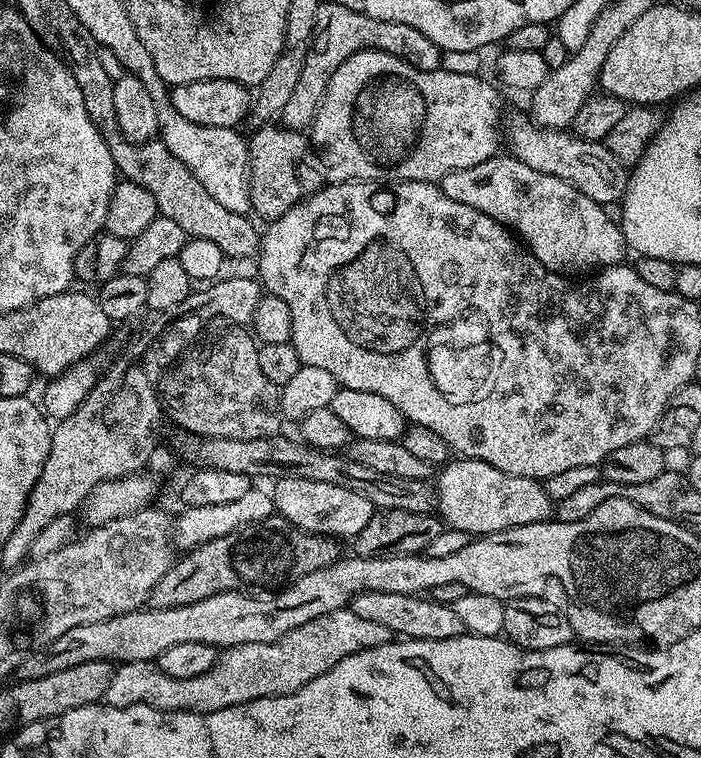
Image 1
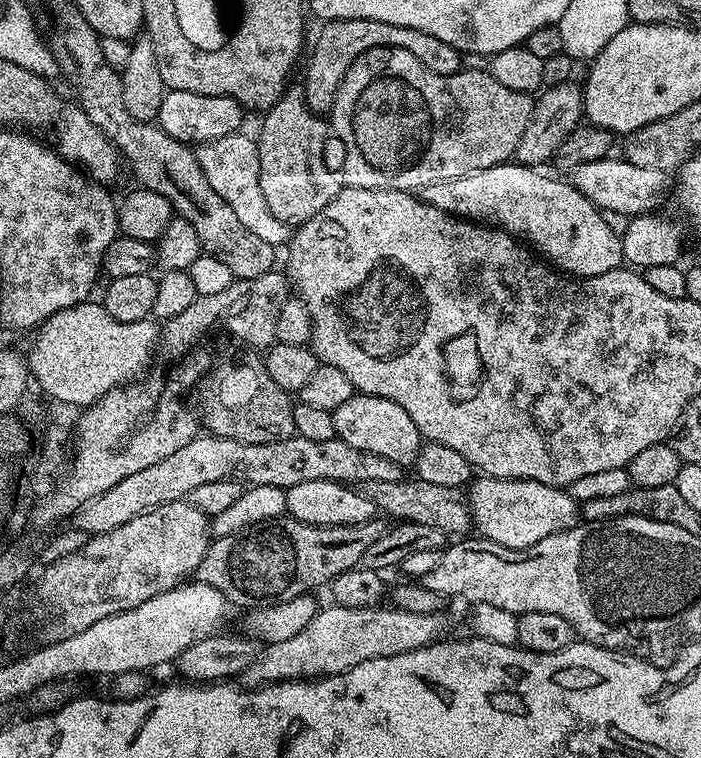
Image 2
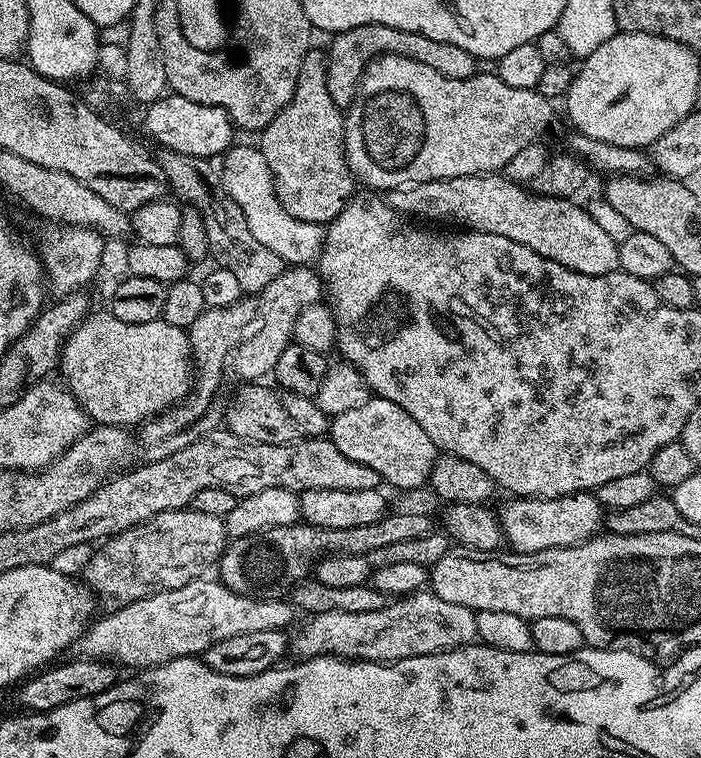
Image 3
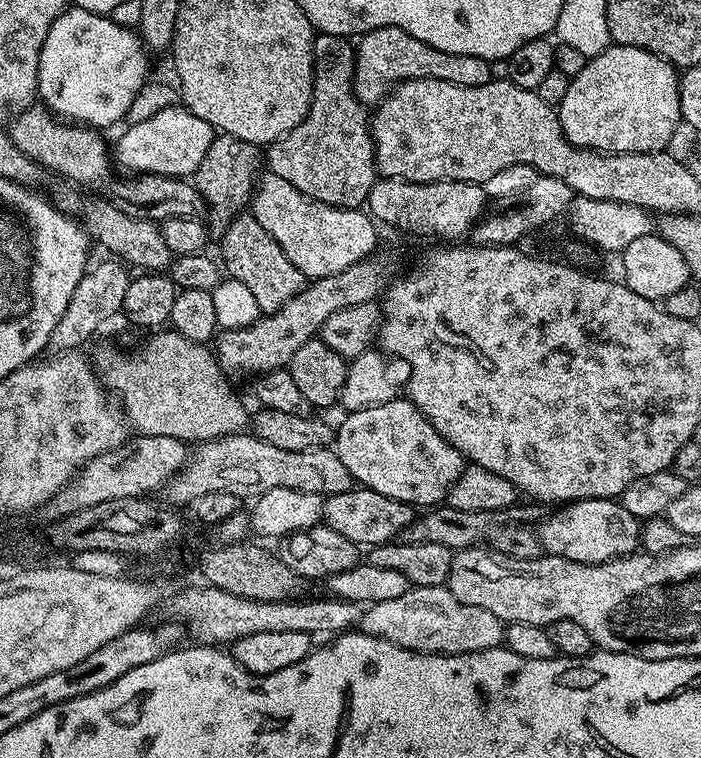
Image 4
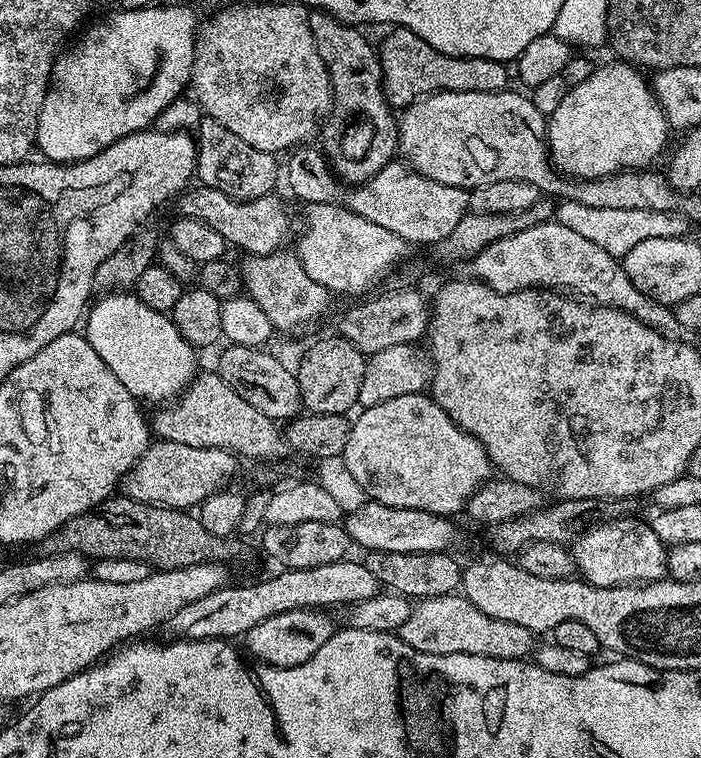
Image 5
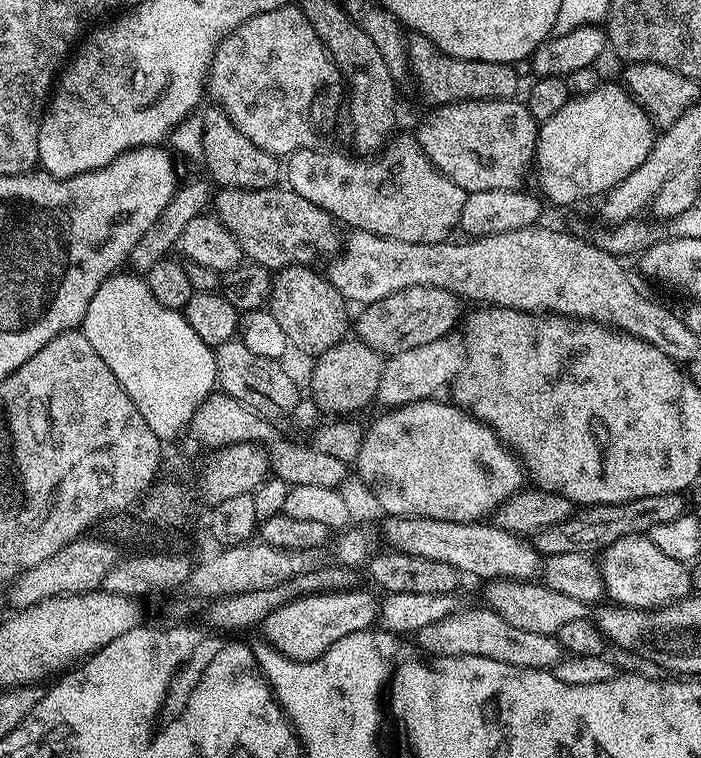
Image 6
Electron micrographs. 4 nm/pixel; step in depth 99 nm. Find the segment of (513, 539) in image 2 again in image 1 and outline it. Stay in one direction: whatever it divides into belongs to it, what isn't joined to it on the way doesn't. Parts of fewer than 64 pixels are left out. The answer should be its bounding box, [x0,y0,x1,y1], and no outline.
[438,458,554,537]

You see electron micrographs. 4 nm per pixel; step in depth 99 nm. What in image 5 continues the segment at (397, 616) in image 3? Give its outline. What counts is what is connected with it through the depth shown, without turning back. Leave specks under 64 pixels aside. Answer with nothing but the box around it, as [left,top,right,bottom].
[398,595,534,660]

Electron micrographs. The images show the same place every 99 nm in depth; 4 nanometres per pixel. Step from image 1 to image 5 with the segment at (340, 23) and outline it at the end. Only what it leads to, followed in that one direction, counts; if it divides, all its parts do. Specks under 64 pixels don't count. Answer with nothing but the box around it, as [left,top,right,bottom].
[378,27,509,110]

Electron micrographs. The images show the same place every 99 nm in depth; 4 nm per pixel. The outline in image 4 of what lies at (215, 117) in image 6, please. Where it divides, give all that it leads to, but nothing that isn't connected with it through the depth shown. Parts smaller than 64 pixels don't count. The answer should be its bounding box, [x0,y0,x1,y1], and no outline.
[192,133,262,239]

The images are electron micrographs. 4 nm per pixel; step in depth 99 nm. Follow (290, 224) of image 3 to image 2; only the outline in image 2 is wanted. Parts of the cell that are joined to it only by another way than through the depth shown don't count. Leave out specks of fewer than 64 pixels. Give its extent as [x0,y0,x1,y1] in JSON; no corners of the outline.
[195,131,290,246]

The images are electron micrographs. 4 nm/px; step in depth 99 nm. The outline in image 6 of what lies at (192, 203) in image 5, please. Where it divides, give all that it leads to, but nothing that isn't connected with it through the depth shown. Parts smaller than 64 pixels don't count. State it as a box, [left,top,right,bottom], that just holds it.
[214,187,341,270]

